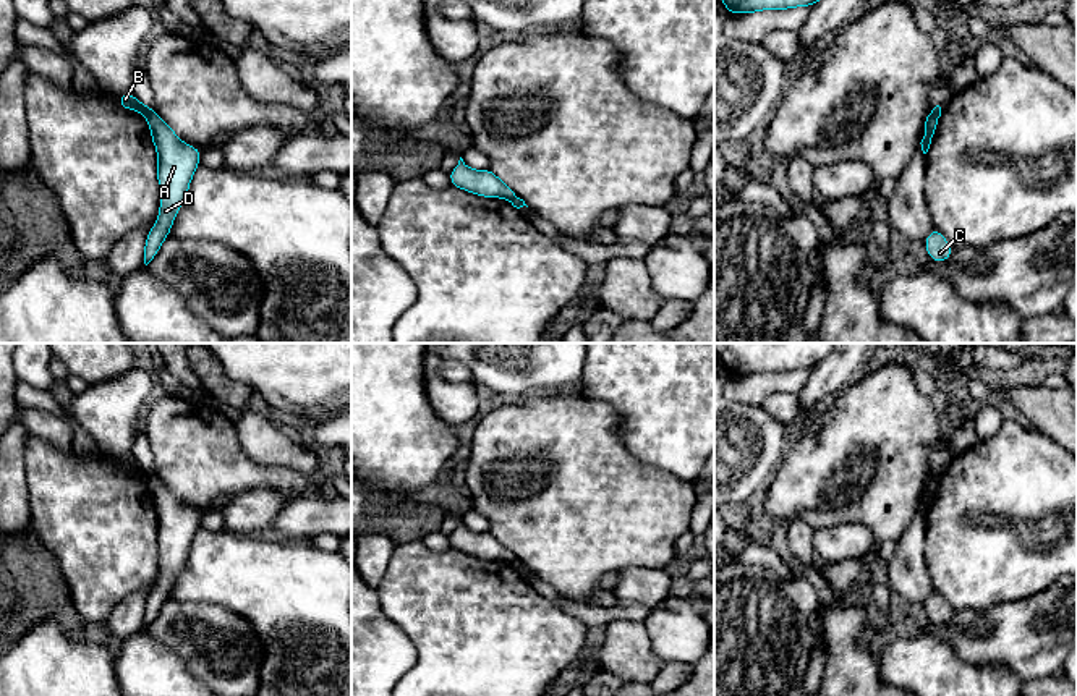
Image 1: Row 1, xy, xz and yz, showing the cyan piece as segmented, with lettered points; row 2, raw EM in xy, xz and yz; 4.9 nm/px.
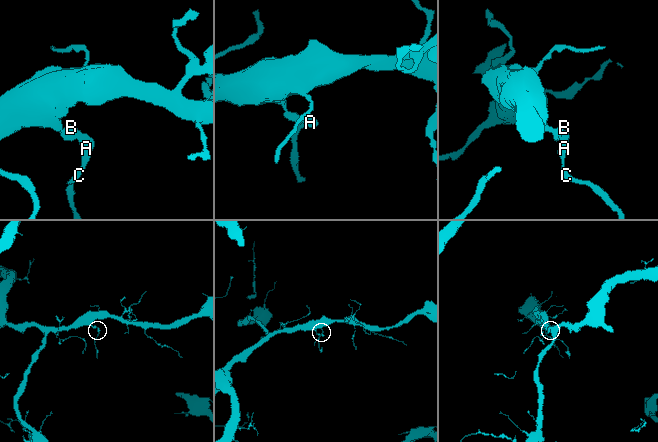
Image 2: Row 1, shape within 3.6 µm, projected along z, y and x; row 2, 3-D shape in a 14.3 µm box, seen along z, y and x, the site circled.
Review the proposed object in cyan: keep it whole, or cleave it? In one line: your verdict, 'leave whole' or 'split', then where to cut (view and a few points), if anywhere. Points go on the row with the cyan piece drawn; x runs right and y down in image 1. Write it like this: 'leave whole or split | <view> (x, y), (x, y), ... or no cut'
split | xy (149, 109), (146, 117)

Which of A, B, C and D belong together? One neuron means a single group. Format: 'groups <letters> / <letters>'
groups A C D / B

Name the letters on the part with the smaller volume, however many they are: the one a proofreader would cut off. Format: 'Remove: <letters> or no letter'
Remove: A, C, D

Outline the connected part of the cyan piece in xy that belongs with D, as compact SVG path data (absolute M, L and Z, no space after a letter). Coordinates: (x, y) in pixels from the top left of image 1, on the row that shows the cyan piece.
M149 108L147 125L159 157L157 181L160 207L157 222L146 236L146 265L157 256L164 240L170 236L170 228L188 196L189 183L202 154L198 147L183 142L152 108Z

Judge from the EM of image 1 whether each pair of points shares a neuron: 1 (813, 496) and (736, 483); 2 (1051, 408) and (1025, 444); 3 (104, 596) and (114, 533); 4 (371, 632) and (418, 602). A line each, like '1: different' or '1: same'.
1: different
2: different
3: same
4: different

